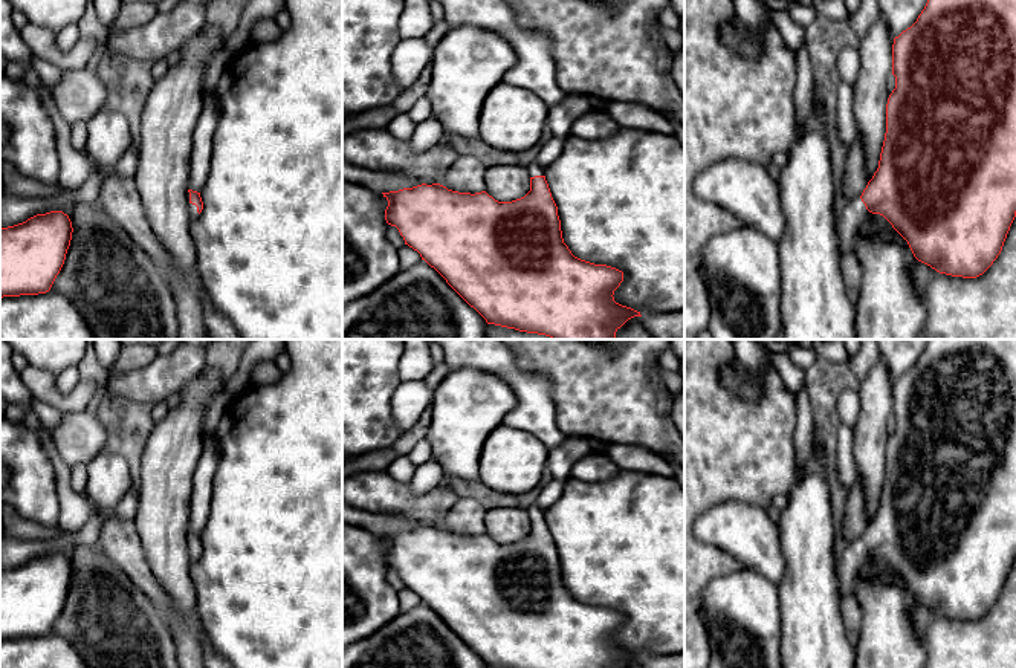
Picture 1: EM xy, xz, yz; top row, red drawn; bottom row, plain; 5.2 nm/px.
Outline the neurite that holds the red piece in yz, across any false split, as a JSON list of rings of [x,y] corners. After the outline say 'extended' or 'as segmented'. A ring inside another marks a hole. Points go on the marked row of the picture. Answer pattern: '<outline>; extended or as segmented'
[[[927,0],[917,21],[894,38],[892,75],[895,89],[886,104],[886,133],[878,168],[863,193],[836,216],[840,254],[854,251],[860,226],[871,214],[883,216],[908,242],[914,257],[940,274],[976,278],[998,258],[1016,217],[1016,0]]]; extended

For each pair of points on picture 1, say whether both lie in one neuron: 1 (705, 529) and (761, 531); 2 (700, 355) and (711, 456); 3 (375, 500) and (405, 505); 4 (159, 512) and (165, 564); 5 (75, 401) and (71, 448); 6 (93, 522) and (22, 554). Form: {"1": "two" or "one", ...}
{"1": "one", "2": "one", "3": "one", "4": "one", "5": "two", "6": "one"}

